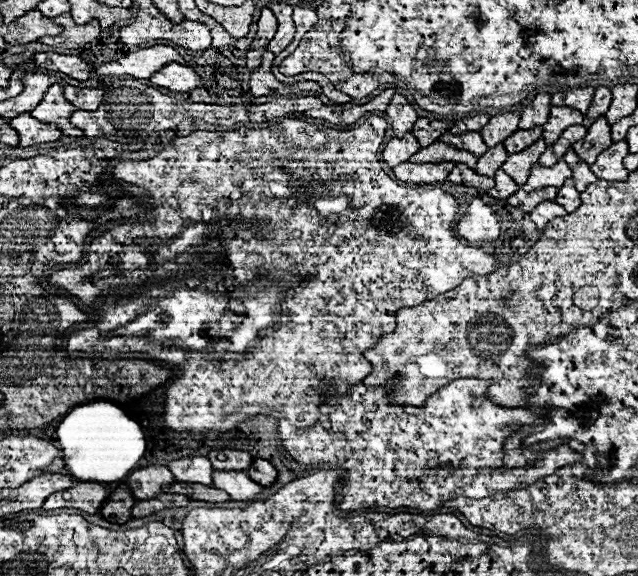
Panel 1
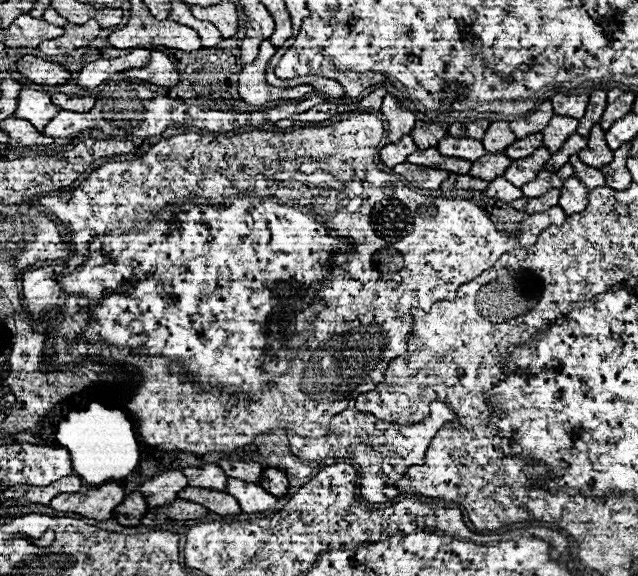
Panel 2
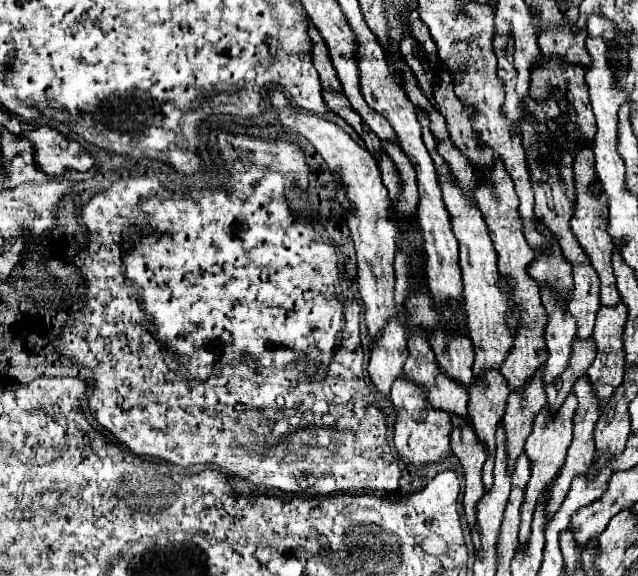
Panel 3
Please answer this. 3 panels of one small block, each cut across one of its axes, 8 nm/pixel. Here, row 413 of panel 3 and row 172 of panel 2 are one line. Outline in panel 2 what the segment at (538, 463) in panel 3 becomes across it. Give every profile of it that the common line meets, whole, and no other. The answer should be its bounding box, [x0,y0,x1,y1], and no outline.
[520,164,574,196]

